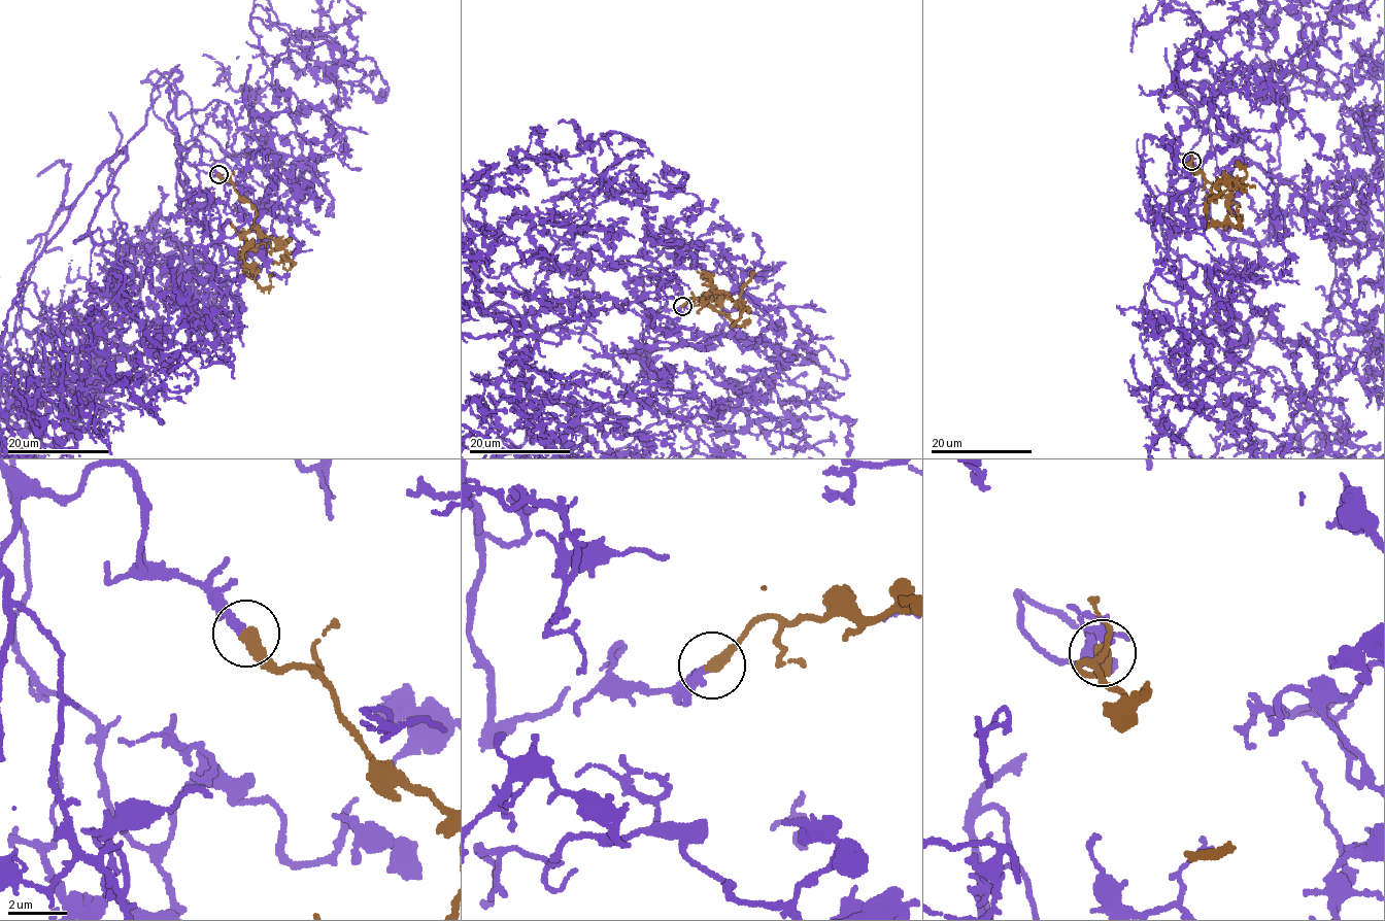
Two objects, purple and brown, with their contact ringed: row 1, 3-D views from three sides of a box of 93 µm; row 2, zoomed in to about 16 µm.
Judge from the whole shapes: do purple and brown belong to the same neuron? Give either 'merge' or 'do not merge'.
merge

